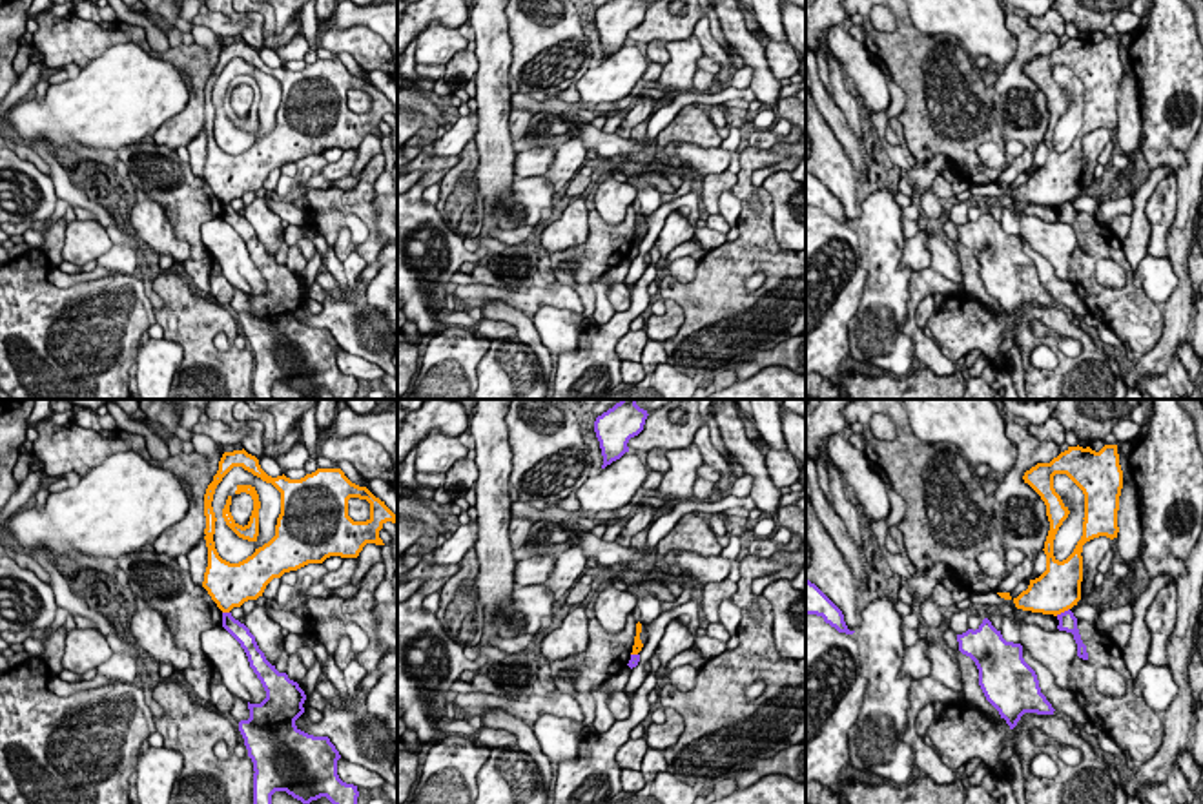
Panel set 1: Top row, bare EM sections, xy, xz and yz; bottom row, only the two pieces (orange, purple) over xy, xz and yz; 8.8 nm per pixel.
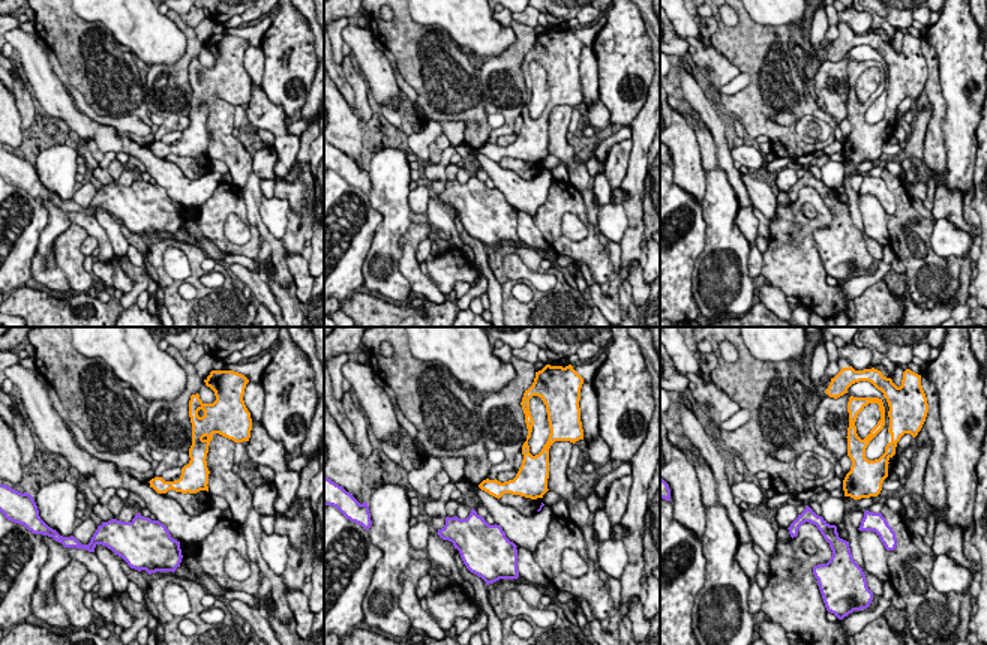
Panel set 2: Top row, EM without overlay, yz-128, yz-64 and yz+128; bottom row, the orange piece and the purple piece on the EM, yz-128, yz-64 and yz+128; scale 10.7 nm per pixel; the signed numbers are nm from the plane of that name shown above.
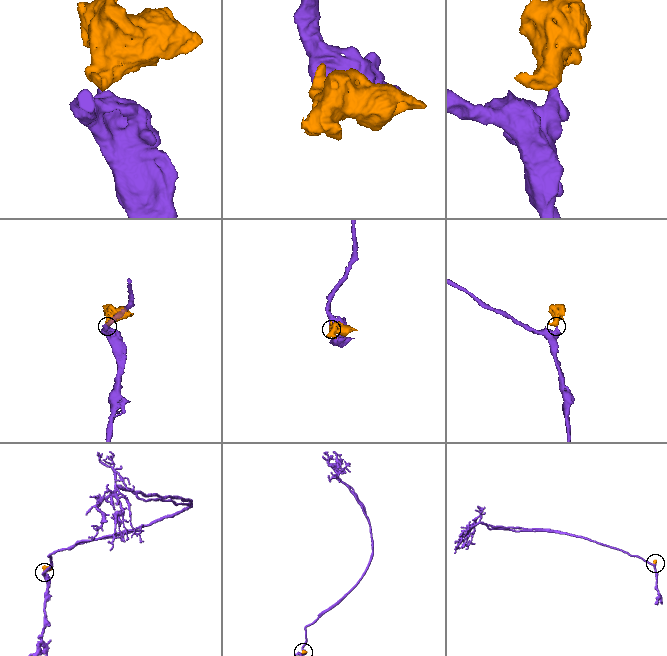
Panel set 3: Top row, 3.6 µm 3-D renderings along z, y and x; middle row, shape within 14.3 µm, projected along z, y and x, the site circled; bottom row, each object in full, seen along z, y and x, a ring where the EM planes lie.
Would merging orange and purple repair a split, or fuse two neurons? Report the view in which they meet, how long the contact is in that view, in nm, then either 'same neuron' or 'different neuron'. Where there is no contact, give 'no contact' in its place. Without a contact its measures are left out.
contact in yz; length 140 nm; different neuron

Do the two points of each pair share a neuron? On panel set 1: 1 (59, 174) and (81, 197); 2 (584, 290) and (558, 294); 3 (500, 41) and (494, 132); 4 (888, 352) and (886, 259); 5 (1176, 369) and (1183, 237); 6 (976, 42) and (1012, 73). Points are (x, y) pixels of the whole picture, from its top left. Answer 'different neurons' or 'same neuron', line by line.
1: same neuron
2: different neurons
3: same neuron
4: same neuron
5: different neurons
6: different neurons

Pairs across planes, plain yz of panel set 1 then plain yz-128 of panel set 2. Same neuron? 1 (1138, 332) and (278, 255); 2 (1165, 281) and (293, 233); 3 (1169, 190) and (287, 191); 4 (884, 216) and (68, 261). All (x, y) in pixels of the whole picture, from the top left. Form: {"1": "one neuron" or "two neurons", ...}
{"1": "two neurons", "2": "two neurons", "3": "two neurons", "4": "two neurons"}

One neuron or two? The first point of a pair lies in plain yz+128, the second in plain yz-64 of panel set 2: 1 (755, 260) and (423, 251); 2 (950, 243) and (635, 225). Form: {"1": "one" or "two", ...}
{"1": "one", "2": "two"}

